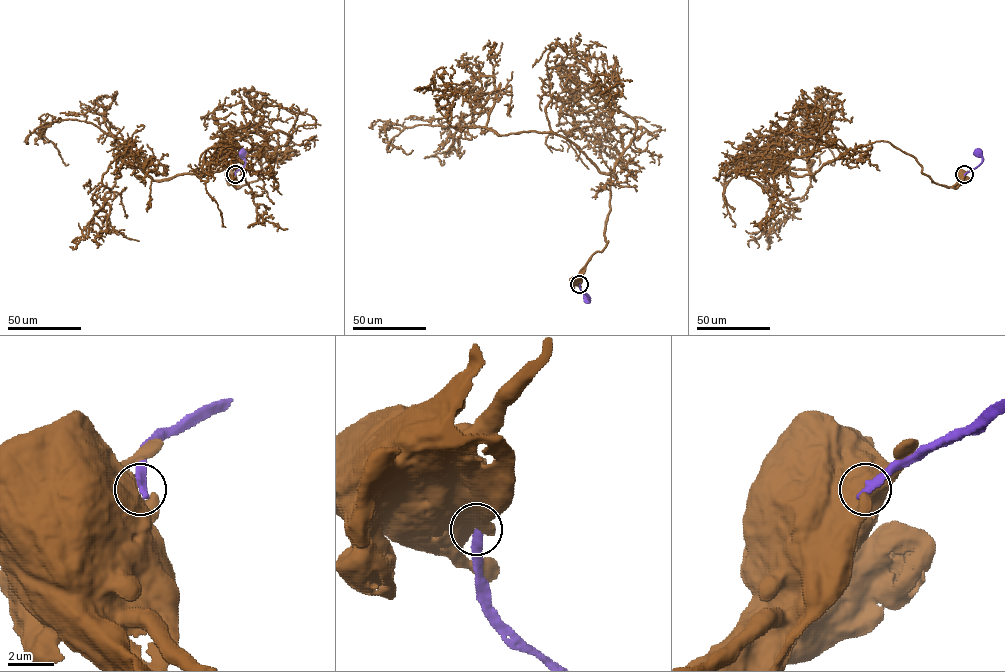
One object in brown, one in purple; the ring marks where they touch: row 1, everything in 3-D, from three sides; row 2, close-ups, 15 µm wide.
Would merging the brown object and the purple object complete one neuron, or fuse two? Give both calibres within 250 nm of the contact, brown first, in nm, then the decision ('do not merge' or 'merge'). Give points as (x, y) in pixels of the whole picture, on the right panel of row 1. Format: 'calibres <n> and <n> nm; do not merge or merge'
calibres 1000 and 380 nm; do not merge

